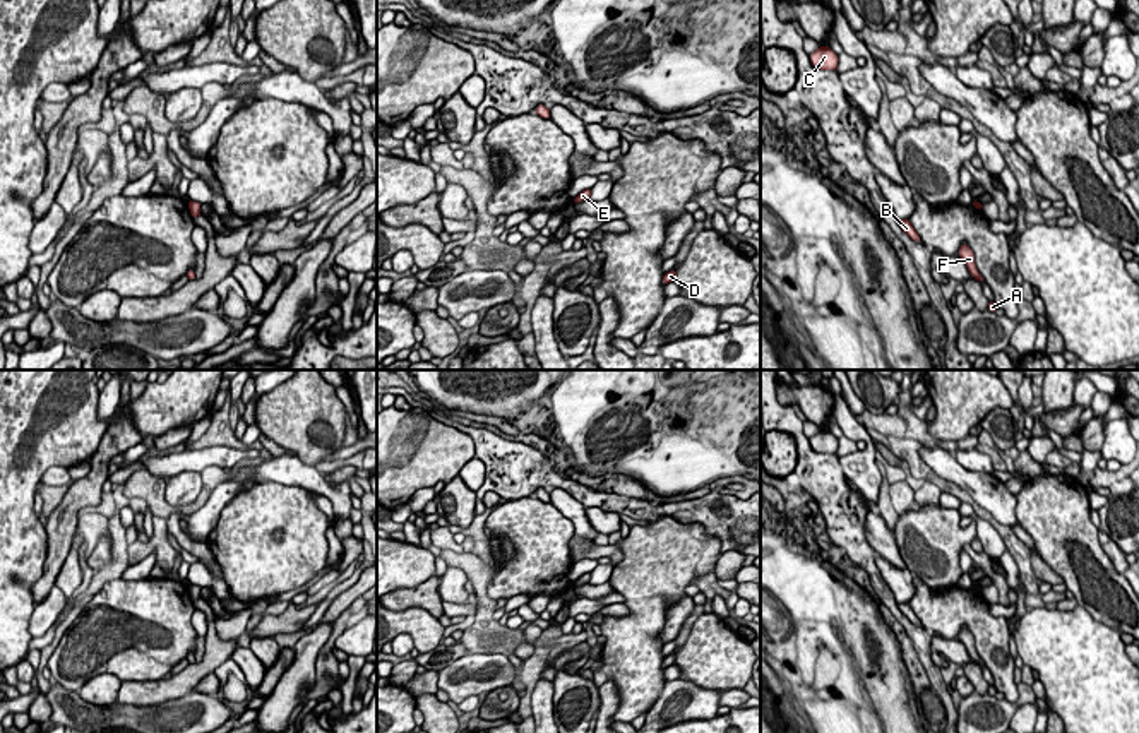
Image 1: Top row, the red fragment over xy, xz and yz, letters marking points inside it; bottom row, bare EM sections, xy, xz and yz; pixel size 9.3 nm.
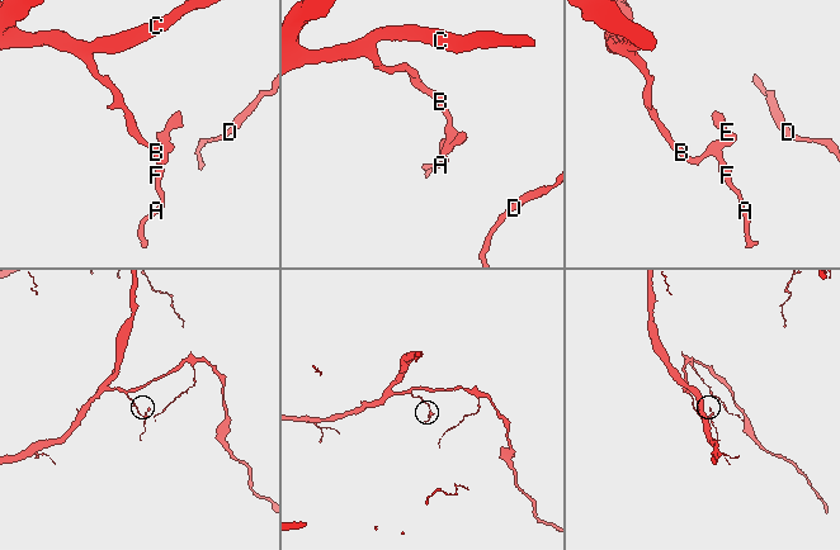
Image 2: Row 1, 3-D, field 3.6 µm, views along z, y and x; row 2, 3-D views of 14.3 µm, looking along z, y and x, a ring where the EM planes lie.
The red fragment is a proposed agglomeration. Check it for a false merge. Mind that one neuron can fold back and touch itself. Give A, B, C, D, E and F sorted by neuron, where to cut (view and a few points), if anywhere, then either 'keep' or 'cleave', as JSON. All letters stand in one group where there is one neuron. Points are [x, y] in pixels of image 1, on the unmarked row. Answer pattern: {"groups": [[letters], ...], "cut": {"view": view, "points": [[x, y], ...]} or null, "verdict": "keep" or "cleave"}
{"groups": [["A", "B", "C", "D", "E", "F"]], "cut": null, "verdict": "keep"}

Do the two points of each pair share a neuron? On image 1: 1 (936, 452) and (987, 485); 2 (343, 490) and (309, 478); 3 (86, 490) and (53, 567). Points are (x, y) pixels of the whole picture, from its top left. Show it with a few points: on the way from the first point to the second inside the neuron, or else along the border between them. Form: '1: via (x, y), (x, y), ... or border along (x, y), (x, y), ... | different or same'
1: via (948, 464), (975, 485) | same
2: via (334, 492), (317, 485) | same
3: via (69, 509), (60, 524), (59, 548) | same

